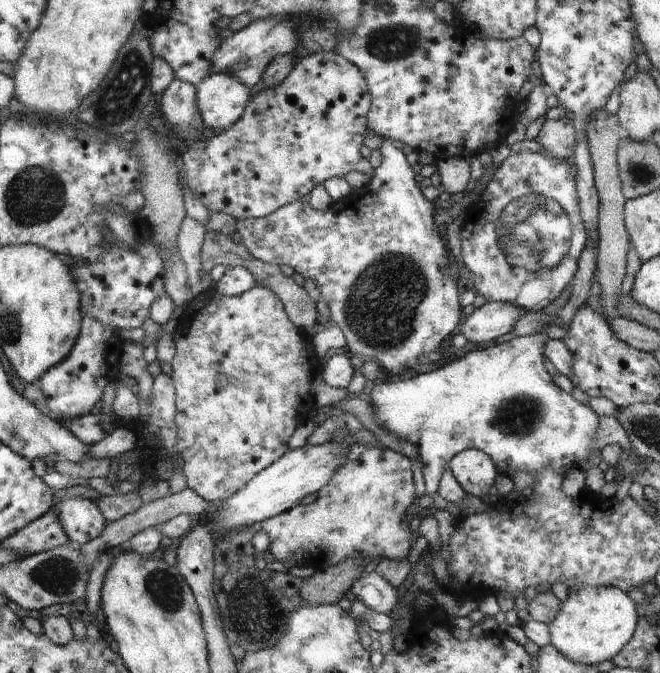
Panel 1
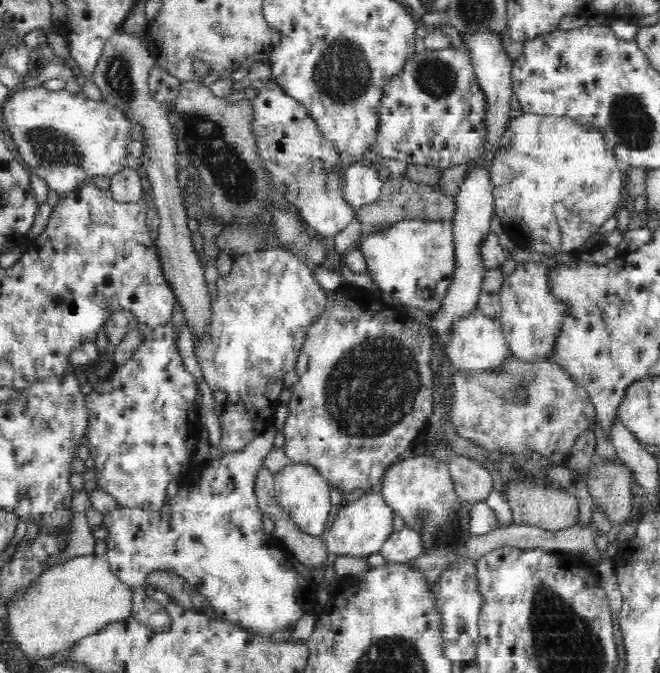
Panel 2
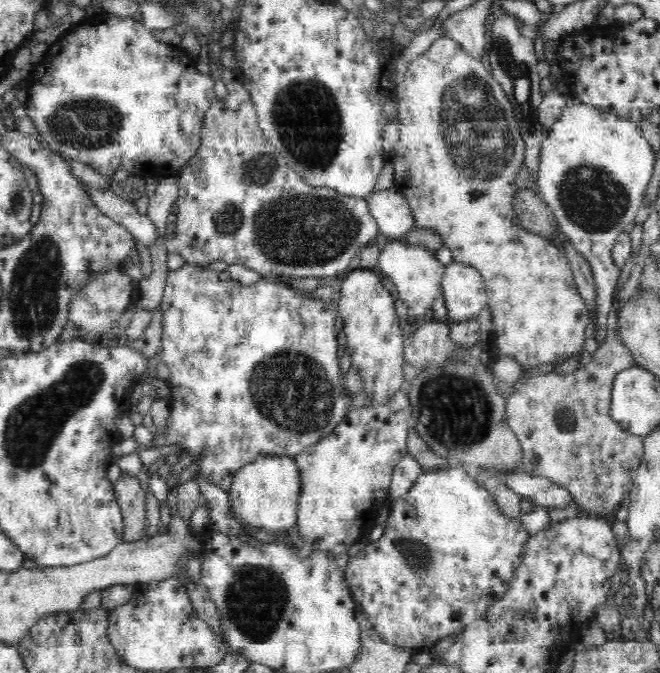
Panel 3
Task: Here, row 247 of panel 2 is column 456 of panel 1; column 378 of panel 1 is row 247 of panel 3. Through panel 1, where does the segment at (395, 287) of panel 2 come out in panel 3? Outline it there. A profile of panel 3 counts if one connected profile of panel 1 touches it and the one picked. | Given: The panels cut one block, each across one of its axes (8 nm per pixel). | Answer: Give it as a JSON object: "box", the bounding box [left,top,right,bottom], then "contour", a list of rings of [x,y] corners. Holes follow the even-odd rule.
{"box":[377,239,447,321],"contour":[[[402,239],[388,241],[381,250],[377,270],[396,285],[399,299],[408,307],[425,310],[429,313],[430,319],[446,321],[447,305],[441,287],[445,265],[438,261],[433,251],[420,245],[405,243]]]}

